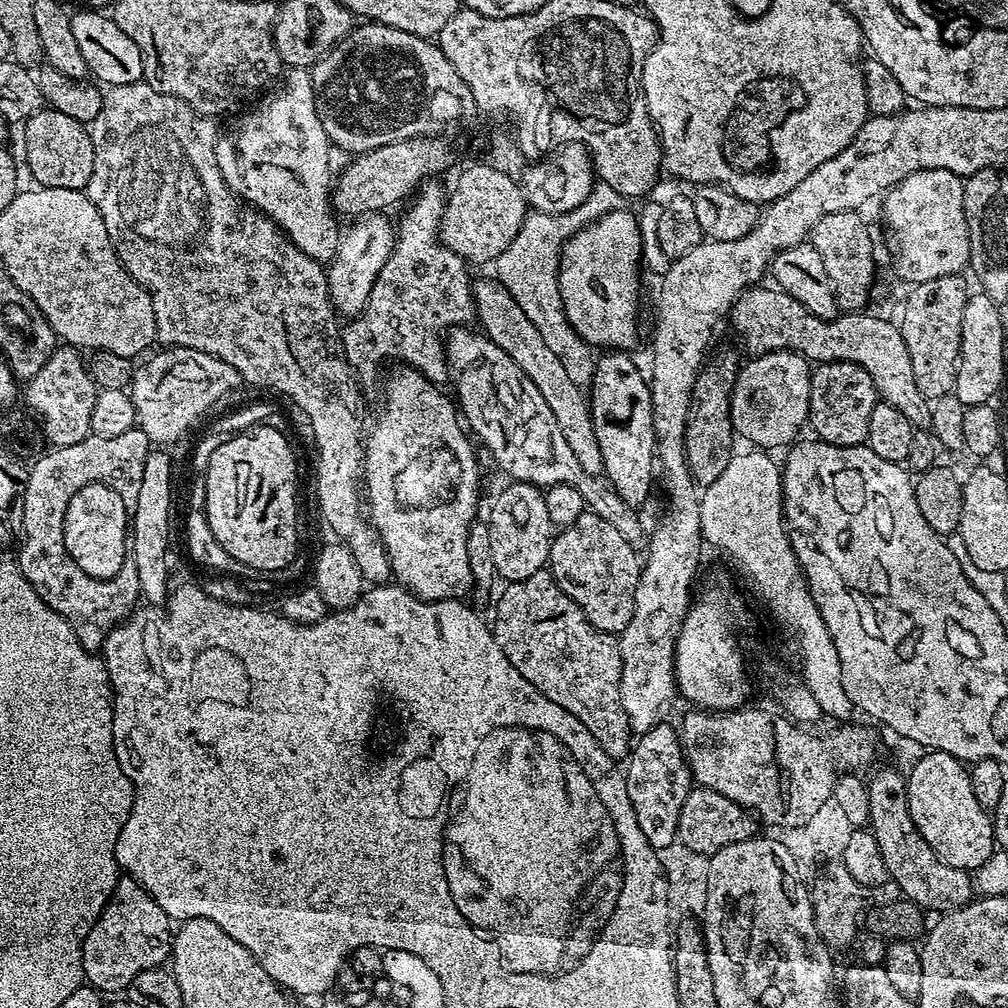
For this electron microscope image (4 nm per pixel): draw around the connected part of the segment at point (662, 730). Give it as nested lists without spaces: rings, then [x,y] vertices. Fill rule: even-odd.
[[[665,722],[654,726],[635,741],[626,760],[628,768],[626,767],[624,772],[626,794],[630,794],[630,806],[634,806],[634,818],[638,818],[638,827],[642,829],[642,834],[646,834],[646,842],[657,850],[665,850],[664,848],[677,843],[678,818],[682,814],[682,805],[694,787],[692,772],[688,769],[684,757],[684,747],[680,744],[679,731],[673,725],[671,728],[670,725],[671,723]]]

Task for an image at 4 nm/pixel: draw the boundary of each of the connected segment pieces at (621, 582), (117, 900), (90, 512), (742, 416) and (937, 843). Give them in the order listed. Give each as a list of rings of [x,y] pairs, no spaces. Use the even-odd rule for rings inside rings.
[[[585,510],[578,522],[557,531],[547,567],[556,585],[584,611],[597,630],[613,634],[626,630],[626,622],[630,622],[630,614],[634,614],[634,590],[638,586],[642,560],[607,521]]]
[[[117,879],[112,897],[86,934],[82,946],[82,970],[85,981],[101,994],[123,993],[142,970],[158,968],[169,963],[172,954],[174,924],[158,906],[158,902],[137,880]]]
[[[103,481],[88,483],[70,500],[63,518],[63,544],[78,568],[95,580],[109,580],[121,572],[128,551],[128,527],[130,513],[123,505],[122,496],[113,487],[106,486]]]
[[[785,350],[783,352],[767,352],[761,356],[753,356],[747,361],[749,364],[739,369],[736,374],[736,385],[732,391],[732,430],[737,437],[753,440],[755,447],[760,450],[773,450],[779,444],[788,446],[801,435],[799,434],[808,424],[808,403],[810,402],[810,386],[812,374],[809,361],[797,352]],[[780,391],[788,395],[788,400],[780,397]]]
[[[931,750],[923,753],[924,757],[907,773],[908,797],[910,798],[910,818],[914,818],[917,832],[926,838],[926,842],[941,856],[947,864],[955,868],[975,870],[990,858],[997,847],[996,837],[992,834],[992,817],[982,806],[978,806],[978,798],[974,798],[974,790],[970,790],[968,768],[959,760],[955,760],[945,752]]]

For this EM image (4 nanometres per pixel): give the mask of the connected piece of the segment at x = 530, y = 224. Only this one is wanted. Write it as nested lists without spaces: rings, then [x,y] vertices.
[[[600,182],[592,189],[589,197],[569,213],[555,216],[552,213],[529,211],[510,246],[506,246],[506,250],[502,250],[502,254],[498,254],[494,261],[495,279],[510,293],[514,302],[522,306],[522,314],[526,314],[526,318],[530,318],[530,323],[538,330],[538,334],[542,334],[542,342],[546,342],[554,358],[562,362],[570,382],[574,382],[574,386],[583,390],[592,383],[597,357],[592,345],[587,344],[568,324],[564,299],[560,296],[560,253],[564,251],[564,243],[577,230],[592,224],[607,212],[617,211],[621,204],[621,196],[610,186]]]

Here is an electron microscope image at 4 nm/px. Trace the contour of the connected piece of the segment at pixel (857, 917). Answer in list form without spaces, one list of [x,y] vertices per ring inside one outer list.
[[[836,862],[836,865],[830,867],[813,885],[811,884],[810,898],[818,932],[825,944],[836,950],[857,939],[858,928],[861,928],[869,909],[888,906],[902,899],[900,887],[893,880],[888,879],[885,884],[876,887],[862,886],[854,881],[850,872],[840,862]]]

